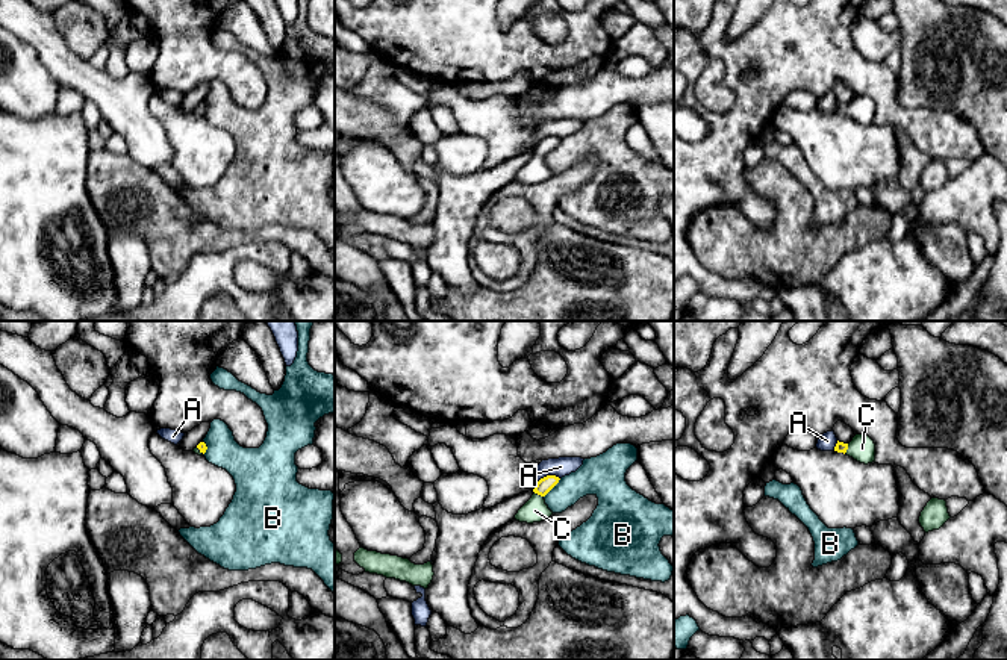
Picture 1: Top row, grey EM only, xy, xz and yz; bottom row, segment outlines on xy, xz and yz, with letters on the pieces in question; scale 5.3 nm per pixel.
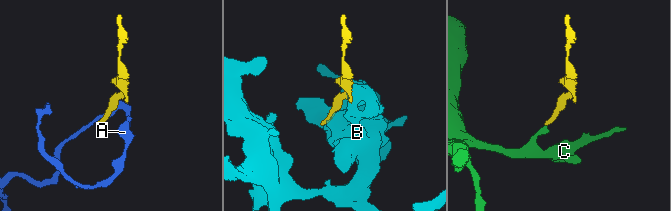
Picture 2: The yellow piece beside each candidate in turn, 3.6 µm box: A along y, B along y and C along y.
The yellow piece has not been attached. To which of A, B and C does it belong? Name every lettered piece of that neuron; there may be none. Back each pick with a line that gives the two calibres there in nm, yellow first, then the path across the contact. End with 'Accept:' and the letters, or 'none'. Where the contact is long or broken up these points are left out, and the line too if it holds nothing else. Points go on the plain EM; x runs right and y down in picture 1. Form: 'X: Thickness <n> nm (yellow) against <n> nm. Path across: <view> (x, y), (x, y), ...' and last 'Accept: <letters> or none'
C: Thickness 80 nm (yellow) against 130 nm. Path across: xz (547, 144), (538, 155), (535, 171)
Accept: C

